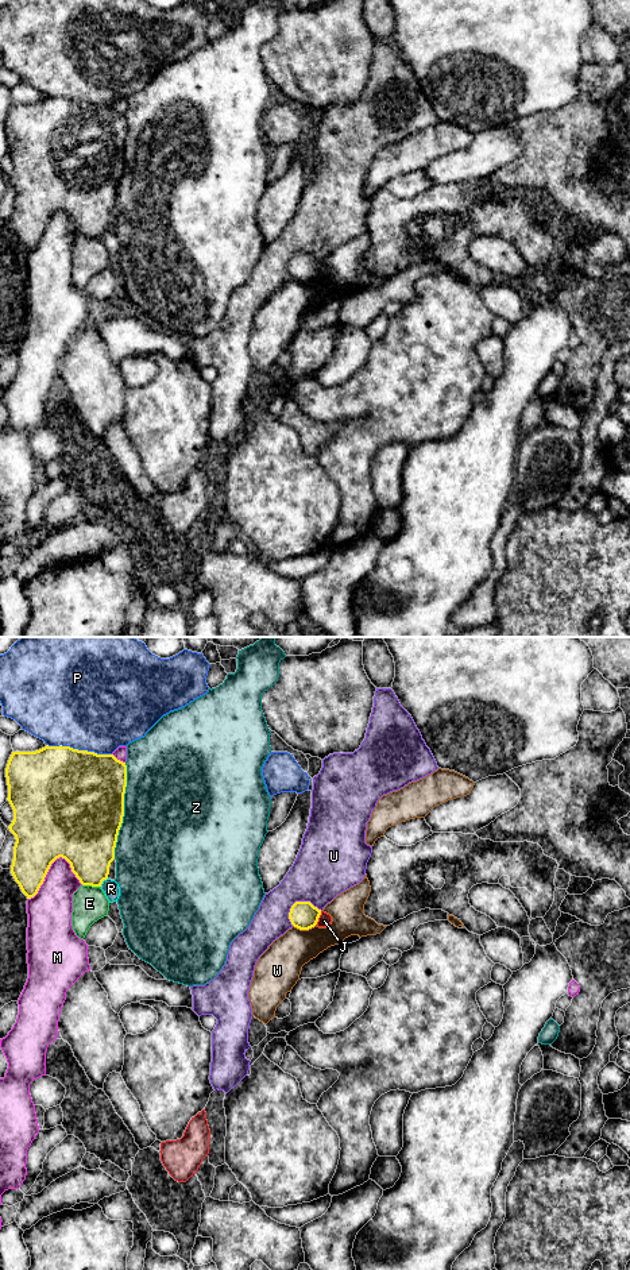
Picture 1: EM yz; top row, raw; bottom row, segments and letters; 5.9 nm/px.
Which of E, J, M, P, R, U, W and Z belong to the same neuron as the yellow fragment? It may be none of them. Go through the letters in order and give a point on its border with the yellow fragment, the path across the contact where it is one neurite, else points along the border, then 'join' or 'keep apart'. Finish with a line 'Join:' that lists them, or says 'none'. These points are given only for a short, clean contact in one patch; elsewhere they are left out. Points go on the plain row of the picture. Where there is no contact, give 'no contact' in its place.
E: yz (92, 238) | keep apart
J: yz (319, 269) | along yz (321, 263), (314, 277) | keep apart
M: yz (51, 215) | keep apart
P: yz (77, 101) | keep apart
R: yz (103, 232) | keep apart
U: yz (300, 254) | keep apart
W: yz (304, 281) | keep apart
Z: yz (123, 163) | keep apart
Join: none

